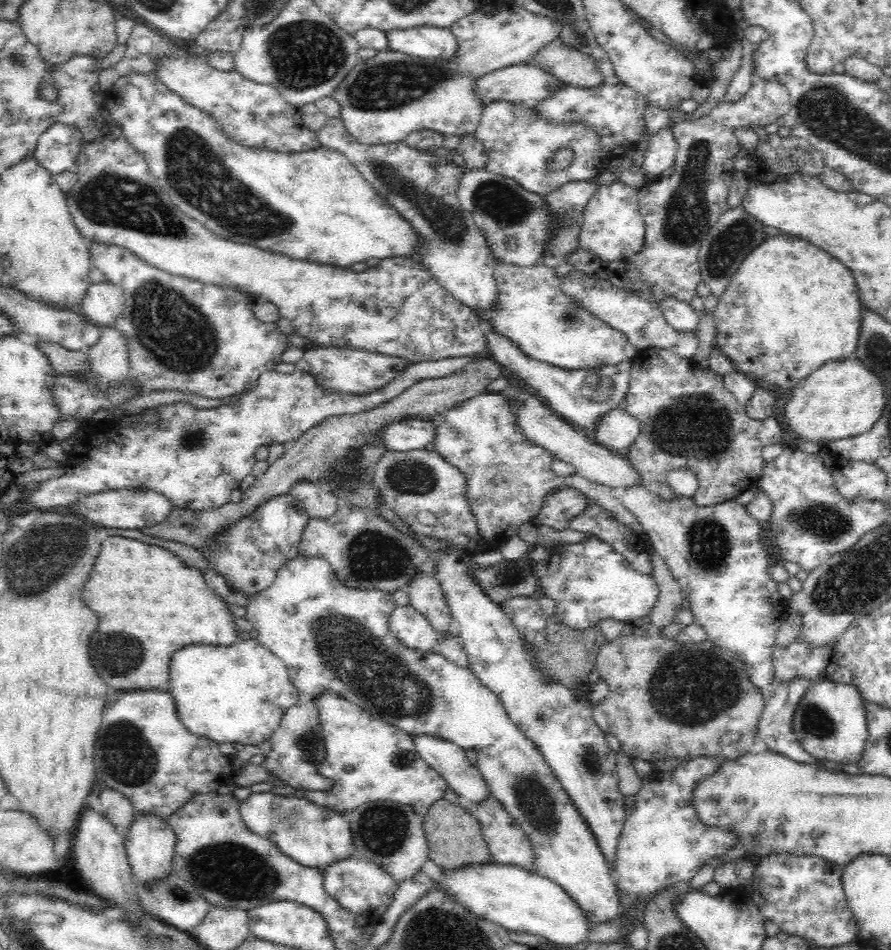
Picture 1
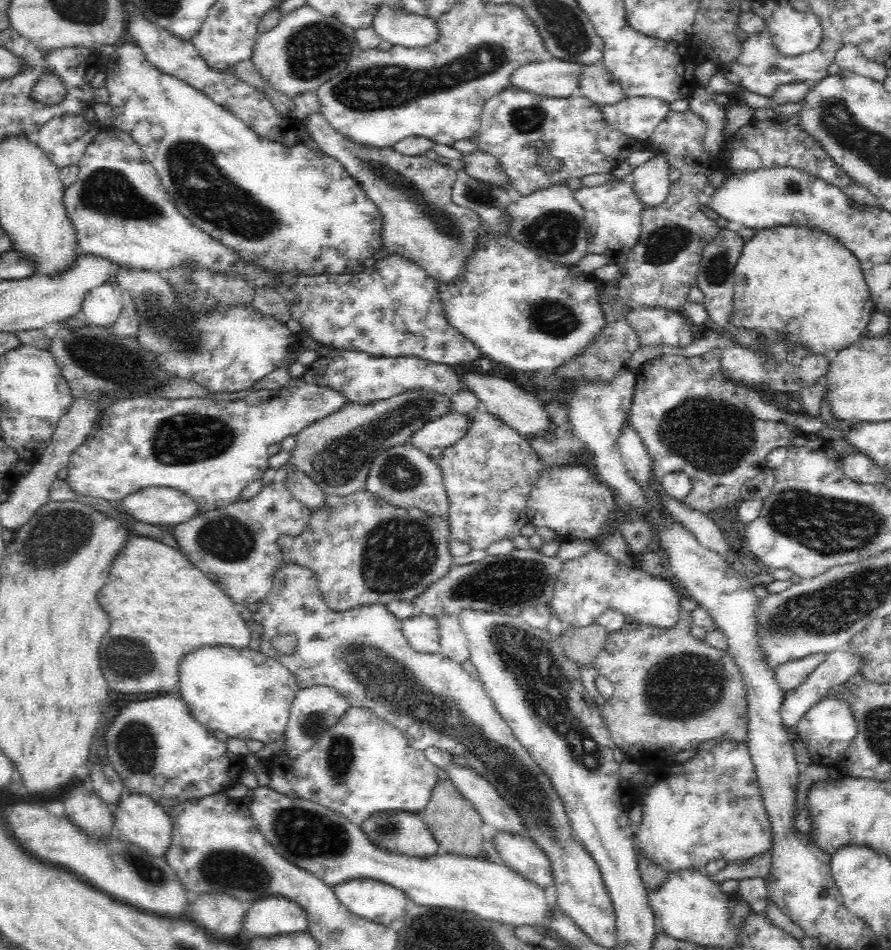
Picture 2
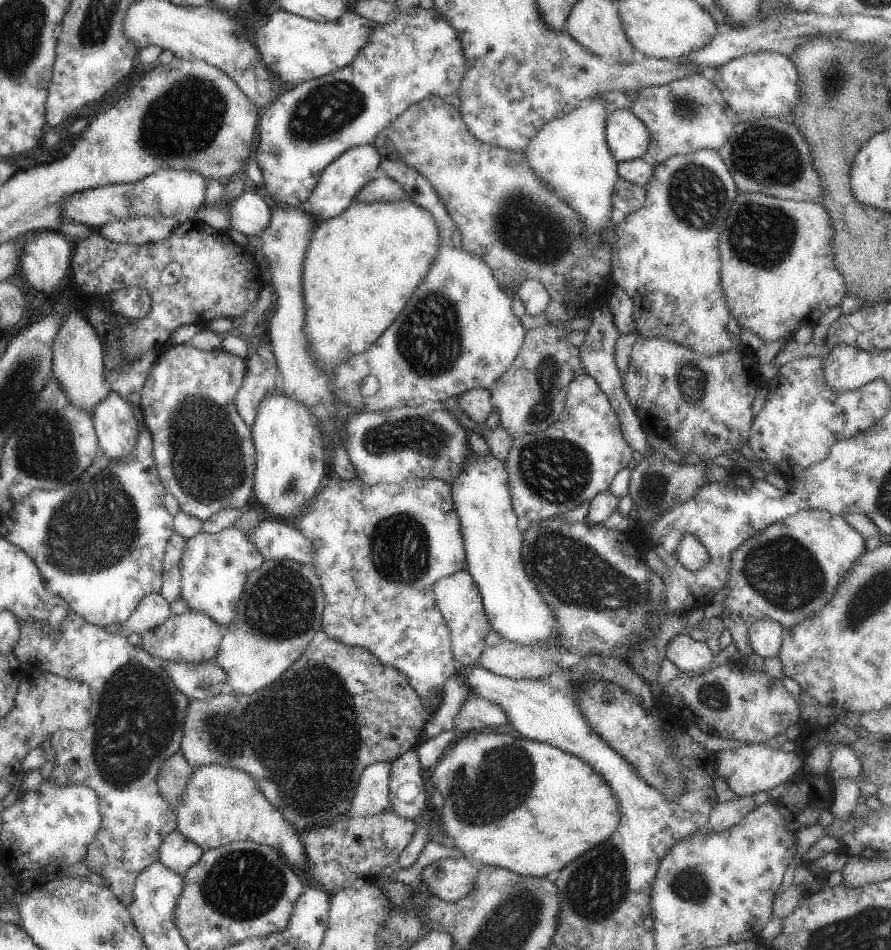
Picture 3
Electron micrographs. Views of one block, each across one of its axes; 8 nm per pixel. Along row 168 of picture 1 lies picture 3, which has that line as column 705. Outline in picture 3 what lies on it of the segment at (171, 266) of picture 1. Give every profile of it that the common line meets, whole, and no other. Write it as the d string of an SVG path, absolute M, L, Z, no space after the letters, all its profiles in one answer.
M699 73L685 75L662 85L639 87L630 111L646 126L649 133L649 144L641 158L651 166L670 156L697 149L717 151L740 121L727 106L717 87Z

